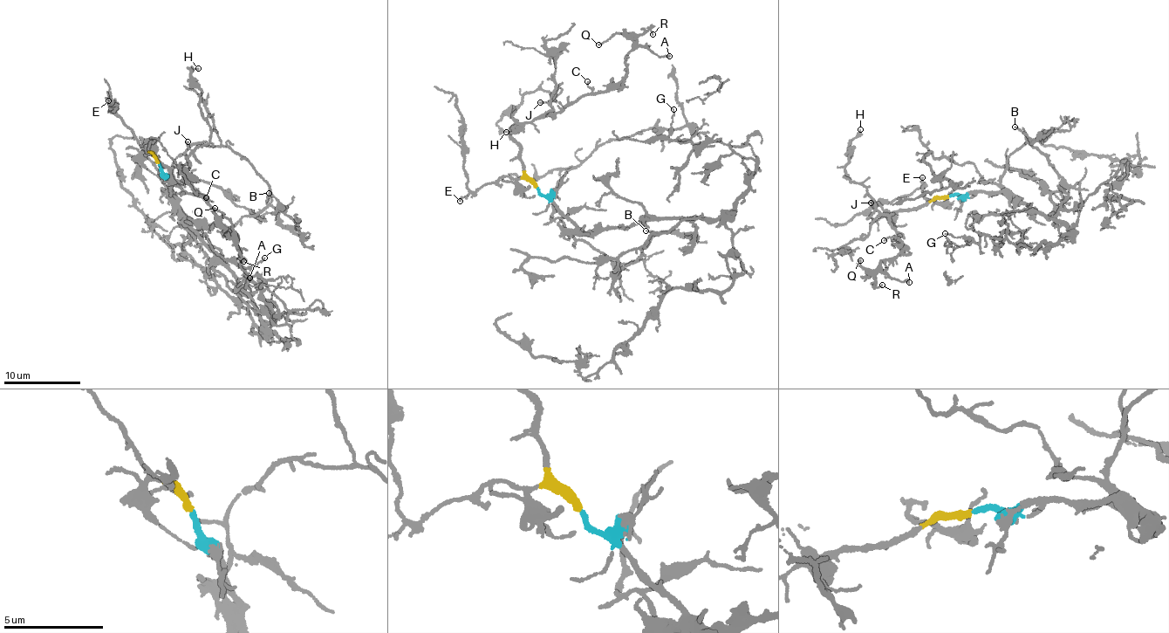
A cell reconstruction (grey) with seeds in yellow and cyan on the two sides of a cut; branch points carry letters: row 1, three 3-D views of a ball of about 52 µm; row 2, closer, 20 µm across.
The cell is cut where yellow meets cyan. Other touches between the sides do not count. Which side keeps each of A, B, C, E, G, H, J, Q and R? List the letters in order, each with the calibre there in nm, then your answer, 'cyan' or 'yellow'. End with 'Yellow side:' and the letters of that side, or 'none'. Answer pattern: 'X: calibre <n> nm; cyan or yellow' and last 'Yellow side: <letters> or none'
A: calibre 220 nm; yellow
B: calibre 130 nm; cyan
C: calibre 130 nm; yellow
E: calibre 170 nm; yellow
G: calibre 120 nm; cyan
H: calibre 190 nm; yellow
J: calibre 150 nm; yellow
Q: calibre 130 nm; yellow
R: calibre 100 nm; yellow
Yellow side: A, C, E, H, J, Q, R

